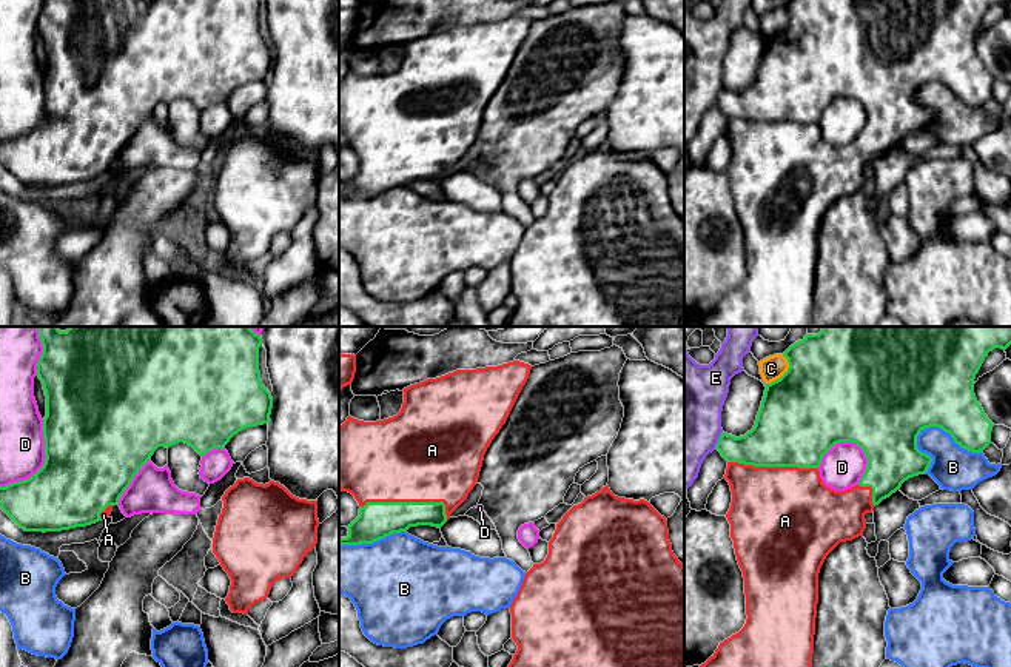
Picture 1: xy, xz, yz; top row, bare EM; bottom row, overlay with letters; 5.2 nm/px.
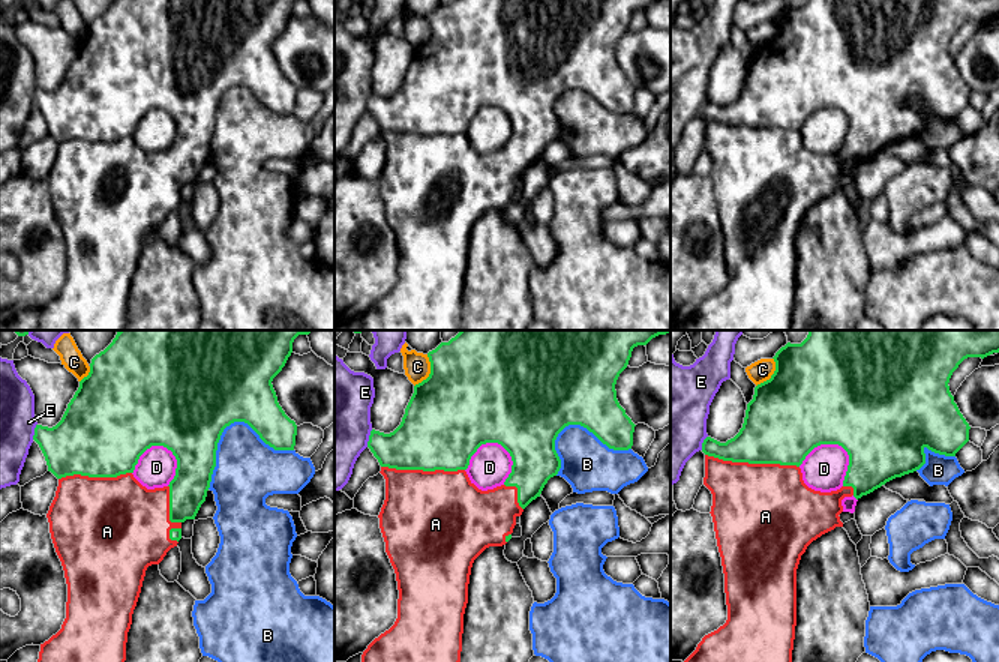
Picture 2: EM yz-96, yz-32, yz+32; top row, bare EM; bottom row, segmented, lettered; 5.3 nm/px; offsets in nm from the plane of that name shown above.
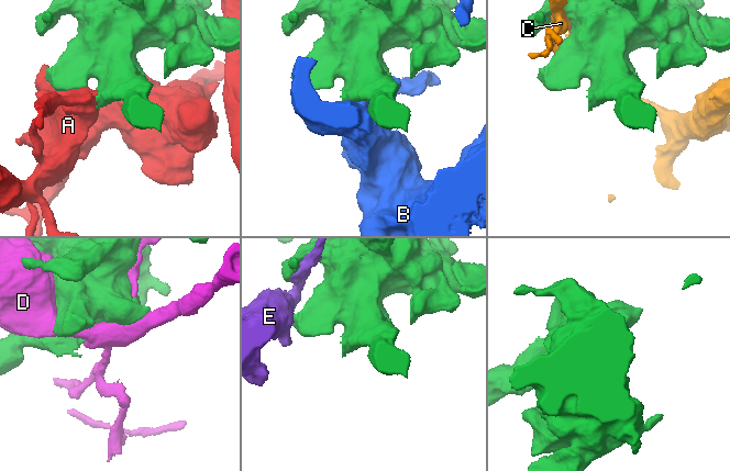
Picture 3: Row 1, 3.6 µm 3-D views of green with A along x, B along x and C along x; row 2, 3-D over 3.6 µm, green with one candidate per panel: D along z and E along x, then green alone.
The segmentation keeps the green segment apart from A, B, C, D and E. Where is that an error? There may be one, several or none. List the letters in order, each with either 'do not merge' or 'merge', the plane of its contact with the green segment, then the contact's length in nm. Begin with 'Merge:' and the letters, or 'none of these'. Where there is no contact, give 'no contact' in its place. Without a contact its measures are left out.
Merge: A
A: merge; contact in xz; length 460 nm
B: do not merge; contact in yz; length 360 nm
C: do not merge; contact in yz; length 180 nm
D: do not merge; contact in xy; length 420 nm
E: do not merge; contact in yz; length 100 nm

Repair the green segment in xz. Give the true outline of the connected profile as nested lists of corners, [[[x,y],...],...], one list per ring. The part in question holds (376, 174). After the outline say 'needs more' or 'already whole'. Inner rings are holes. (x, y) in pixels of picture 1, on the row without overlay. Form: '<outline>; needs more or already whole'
[[[519,15],[456,25],[404,43],[402,63],[393,72],[364,77],[348,71],[339,82],[339,145],[351,148],[361,163],[359,171],[347,182],[348,191],[341,193],[339,200],[373,199],[418,180],[441,183],[476,140],[484,109],[506,79],[530,25],[532,20]]]; needs more

